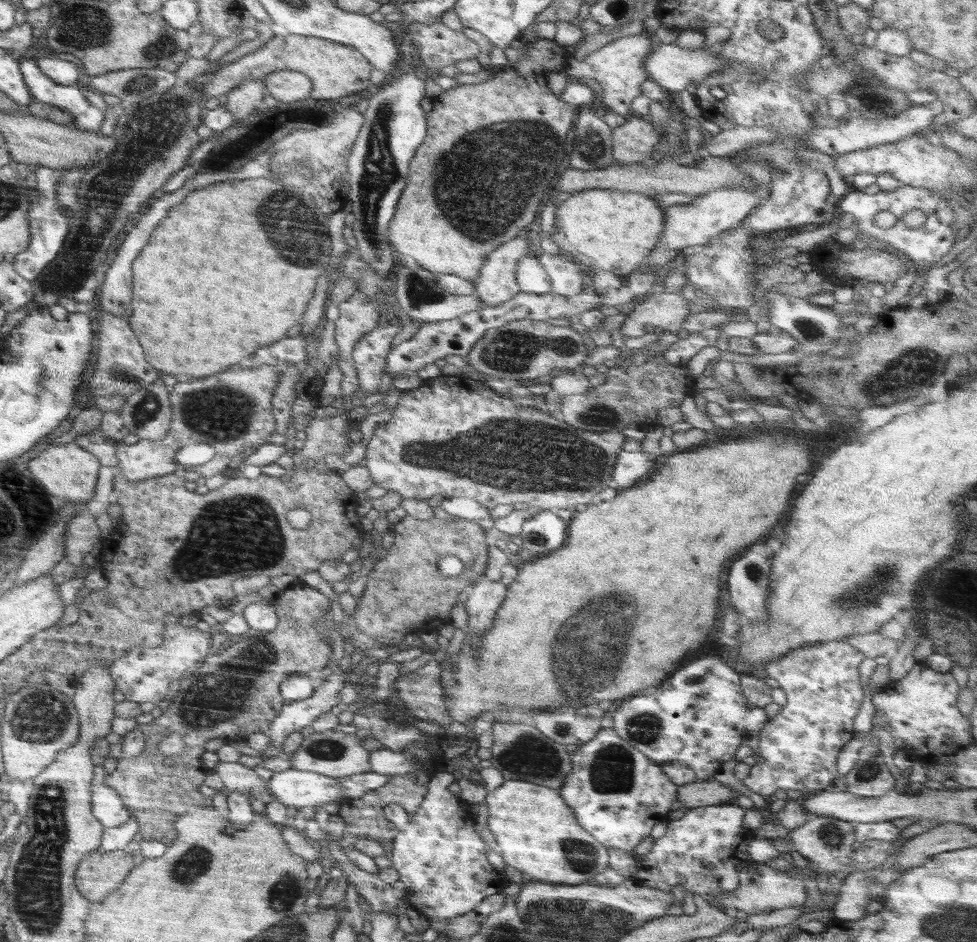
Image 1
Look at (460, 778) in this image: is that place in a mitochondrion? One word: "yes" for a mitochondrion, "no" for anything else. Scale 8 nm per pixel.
no

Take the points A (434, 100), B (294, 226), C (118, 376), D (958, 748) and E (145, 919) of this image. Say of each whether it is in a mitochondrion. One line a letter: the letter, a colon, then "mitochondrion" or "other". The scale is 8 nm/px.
A: other
B: mitochondrion
C: mitochondrion
D: other
E: other

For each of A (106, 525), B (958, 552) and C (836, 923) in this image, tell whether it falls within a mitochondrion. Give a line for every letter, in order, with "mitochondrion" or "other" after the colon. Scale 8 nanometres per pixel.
A: other
B: other
C: other

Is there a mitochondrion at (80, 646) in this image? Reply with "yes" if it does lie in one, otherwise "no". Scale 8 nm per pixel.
no

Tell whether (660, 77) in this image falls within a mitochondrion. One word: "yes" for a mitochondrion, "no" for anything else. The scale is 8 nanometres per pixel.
no

